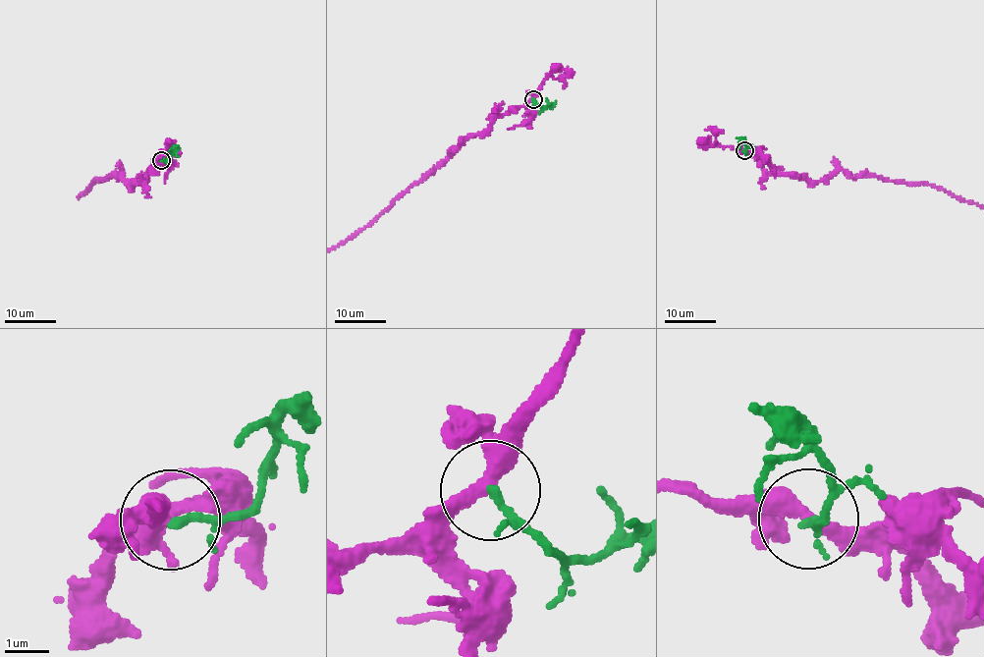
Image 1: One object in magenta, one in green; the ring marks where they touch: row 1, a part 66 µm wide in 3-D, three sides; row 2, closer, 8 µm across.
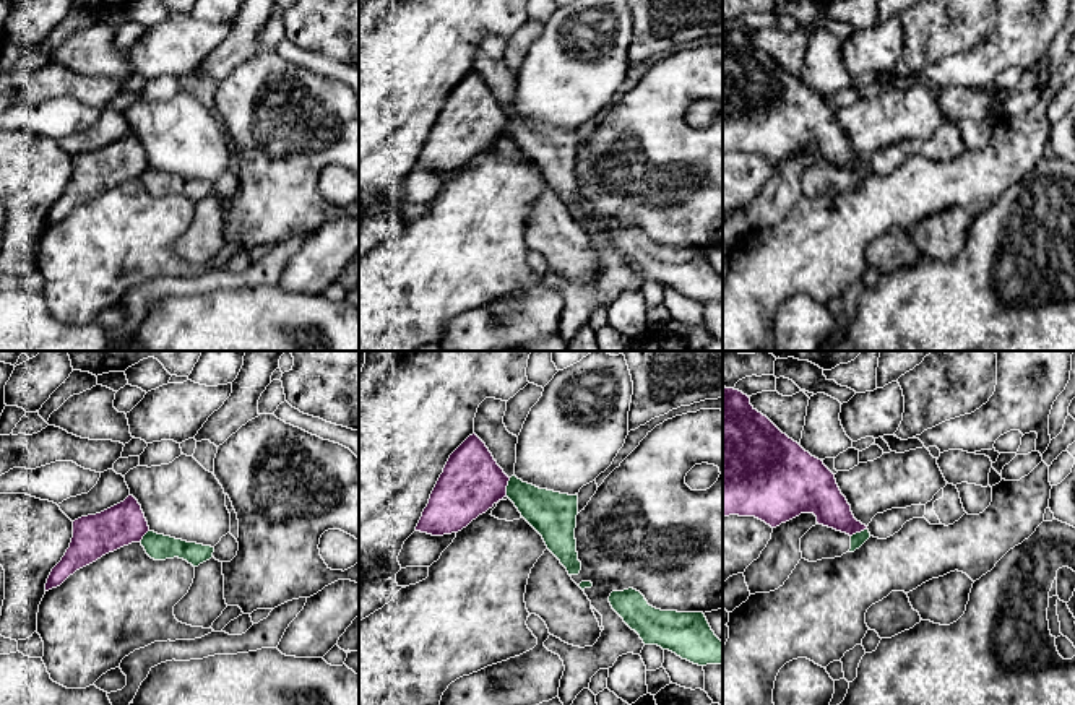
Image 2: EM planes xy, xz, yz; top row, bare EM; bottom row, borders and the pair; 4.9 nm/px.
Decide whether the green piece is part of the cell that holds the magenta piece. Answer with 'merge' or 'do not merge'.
do not merge

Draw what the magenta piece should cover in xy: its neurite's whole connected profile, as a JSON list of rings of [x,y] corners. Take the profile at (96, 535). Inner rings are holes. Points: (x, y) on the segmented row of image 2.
[[[133,495],[96,515],[73,521],[73,538],[62,560],[52,569],[45,591],[60,586],[76,570],[132,543],[149,531],[141,505]]]

